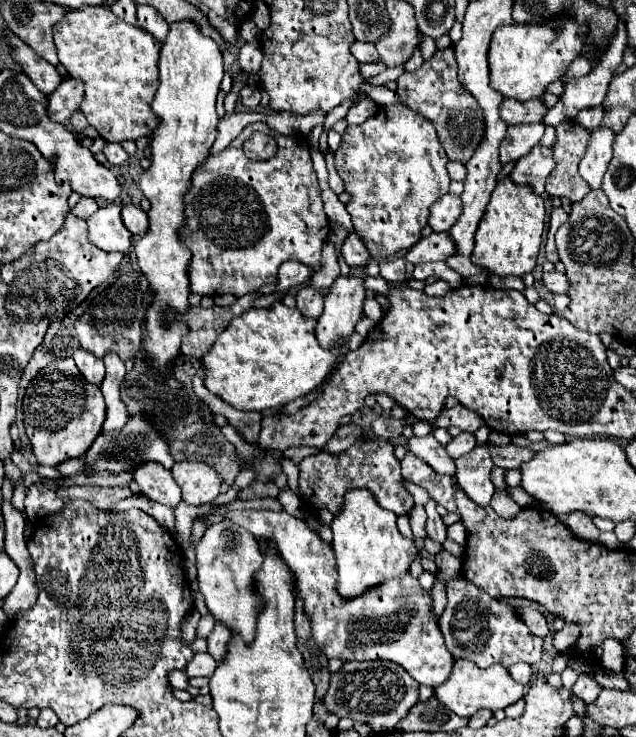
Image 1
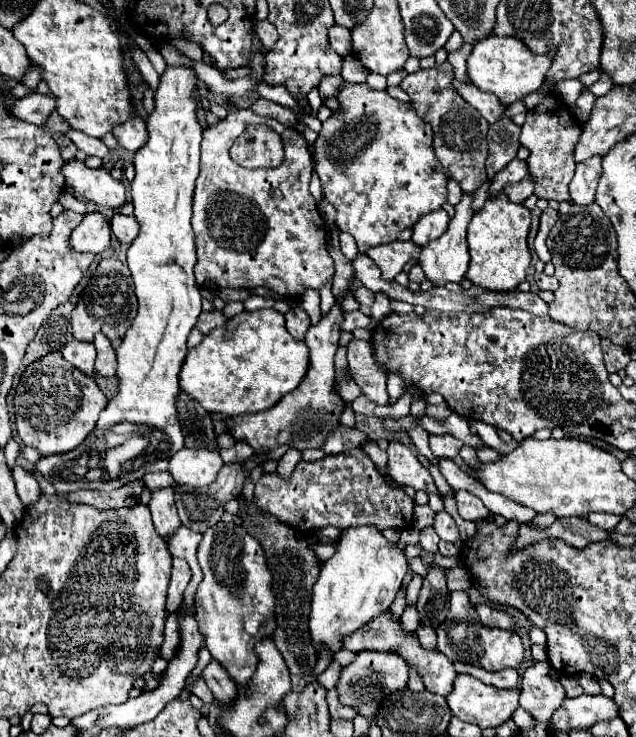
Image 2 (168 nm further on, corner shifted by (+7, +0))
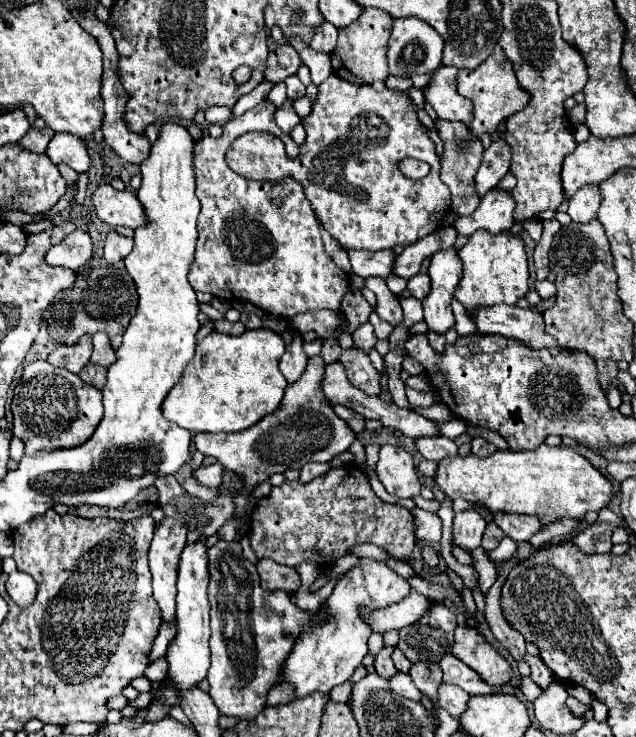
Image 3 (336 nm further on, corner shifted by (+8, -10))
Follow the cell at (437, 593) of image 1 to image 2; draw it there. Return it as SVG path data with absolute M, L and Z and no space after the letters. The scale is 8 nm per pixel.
M420 626L418 628L418 642L424 650L436 650L436 632L426 626Z

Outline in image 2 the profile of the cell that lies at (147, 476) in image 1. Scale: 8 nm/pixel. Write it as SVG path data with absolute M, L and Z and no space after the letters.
M172 488L152 492L152 502L148 504L148 508L152 512L154 530L166 544L172 538L172 534L182 526L178 512L174 510L174 494L170 494L170 490Z

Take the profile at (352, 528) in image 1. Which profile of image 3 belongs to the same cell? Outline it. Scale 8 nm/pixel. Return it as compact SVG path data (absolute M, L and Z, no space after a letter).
M359 558L359 566L351 568L335 584L333 592L323 602L323 608L313 614L311 630L307 630L285 662L285 682L295 686L297 698L311 692L329 694L333 686L343 684L367 654L369 624L361 620L361 608L387 608L401 602L409 594L409 582L393 568L373 558Z

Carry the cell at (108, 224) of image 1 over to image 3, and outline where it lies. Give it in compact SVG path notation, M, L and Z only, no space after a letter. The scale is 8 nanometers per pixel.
M75 230L73 234L69 234L61 244L53 246L45 260L51 266L63 266L63 268L71 268L71 270L79 270L81 266L85 266L85 262L93 256L93 242L91 236L87 232Z

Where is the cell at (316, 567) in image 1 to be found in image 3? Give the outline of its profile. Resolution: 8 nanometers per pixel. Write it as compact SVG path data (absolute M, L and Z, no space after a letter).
M443 682L441 692L437 692L437 700L441 700L441 708L449 710L449 714L453 718L459 718L467 708L469 694L461 692L461 688L453 688L453 684Z

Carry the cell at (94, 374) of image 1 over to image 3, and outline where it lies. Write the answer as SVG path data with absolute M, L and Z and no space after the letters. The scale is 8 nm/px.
M81 338L77 344L73 346L59 346L55 352L49 354L49 362L53 366L59 366L59 368L65 368L73 374L81 374L81 370L89 364L89 358L91 358L91 338Z

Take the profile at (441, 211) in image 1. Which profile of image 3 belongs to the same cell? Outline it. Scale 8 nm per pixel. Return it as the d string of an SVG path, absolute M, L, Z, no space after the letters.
M431 232L429 236L425 236L425 240L417 240L417 244L407 246L395 260L393 266L393 274L409 280L411 276L415 276L423 264L425 258L433 256L435 252L441 250L441 238L439 232Z

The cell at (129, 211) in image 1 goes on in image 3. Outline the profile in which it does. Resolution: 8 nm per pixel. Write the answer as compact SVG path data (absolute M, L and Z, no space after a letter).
M111 230L107 234L107 240L105 240L105 260L107 260L107 264L121 262L131 250L133 250L133 238L117 234L115 230Z

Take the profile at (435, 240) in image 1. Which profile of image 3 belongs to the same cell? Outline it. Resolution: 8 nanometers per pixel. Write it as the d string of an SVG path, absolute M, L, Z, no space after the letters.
M347 250L351 258L353 272L361 278L369 276L381 276L389 278L393 274L395 264L395 252L393 250L381 250L381 252L369 252L369 250Z

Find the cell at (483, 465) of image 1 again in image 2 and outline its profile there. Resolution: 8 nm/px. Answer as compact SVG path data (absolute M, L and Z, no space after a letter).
M462 490L456 492L456 504L458 504L460 516L464 520L470 520L470 522L478 522L490 514L486 510L486 506L476 496L472 496L470 492L462 492Z

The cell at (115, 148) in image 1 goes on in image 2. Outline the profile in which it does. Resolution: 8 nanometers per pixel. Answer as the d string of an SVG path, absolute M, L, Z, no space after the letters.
M78 130L64 132L64 136L70 138L72 144L74 144L78 150L82 150L84 154L92 154L92 156L100 156L100 158L104 158L104 156L108 154L108 148L106 148L106 144L104 144L100 138L92 138L92 136L82 134L82 132L78 132Z

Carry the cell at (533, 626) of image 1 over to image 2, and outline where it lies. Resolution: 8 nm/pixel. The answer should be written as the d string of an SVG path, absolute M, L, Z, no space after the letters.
M476 604L474 606L476 612L478 612L478 618L484 626L492 626L492 628L504 628L504 630L514 630L514 622L512 622L512 616L508 616L506 612L502 610L494 610L486 604Z

